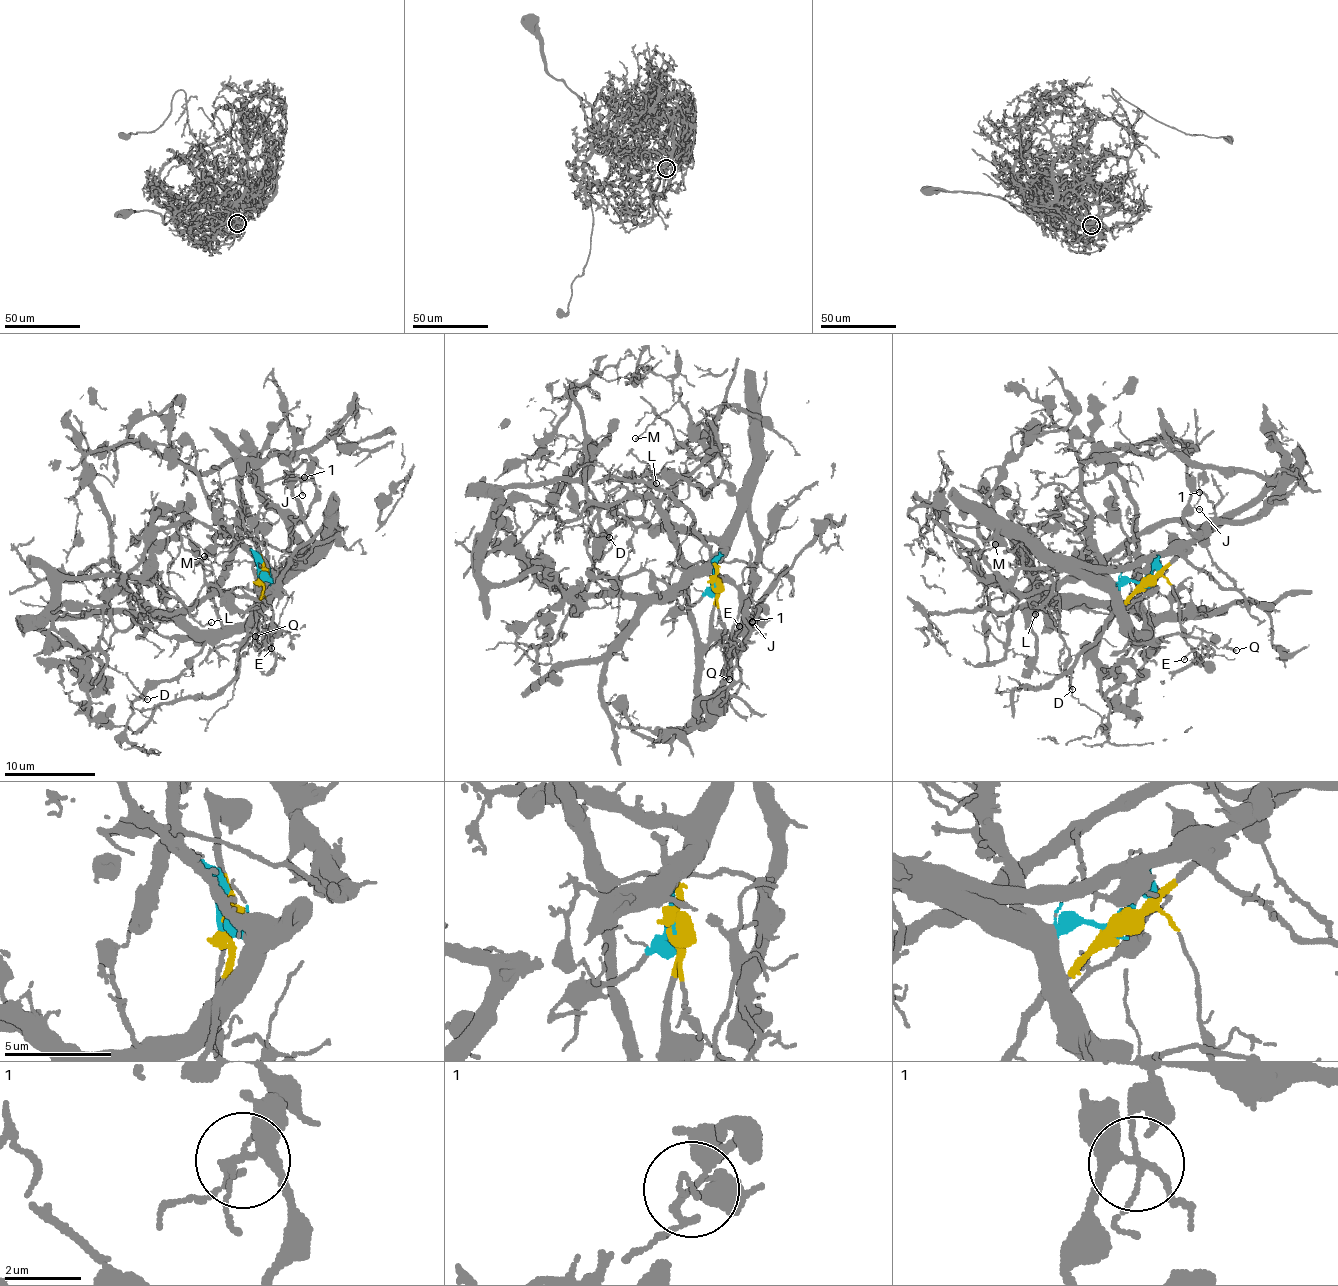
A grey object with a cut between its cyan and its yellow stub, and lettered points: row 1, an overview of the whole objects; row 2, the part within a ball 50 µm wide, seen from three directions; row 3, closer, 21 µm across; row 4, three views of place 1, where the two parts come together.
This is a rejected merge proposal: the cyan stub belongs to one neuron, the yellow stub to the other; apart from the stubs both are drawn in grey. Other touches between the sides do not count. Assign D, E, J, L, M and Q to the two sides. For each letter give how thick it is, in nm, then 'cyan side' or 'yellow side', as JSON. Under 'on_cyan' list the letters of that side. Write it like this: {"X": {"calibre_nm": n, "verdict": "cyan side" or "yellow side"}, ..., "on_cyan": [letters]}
{"D": {"calibre_nm": 150, "verdict": "yellow side"}, "E": {"calibre_nm": 160, "verdict": "cyan side"}, "J": {"calibre_nm": 120, "verdict": "yellow side"}, "L": {"calibre_nm": 120, "verdict": "cyan side"}, "M": {"calibre_nm": 80, "verdict": "cyan side"}, "Q": {"calibre_nm": 200, "verdict": "cyan side"}, "on_cyan": ["E", "L", "M", "Q"]}

